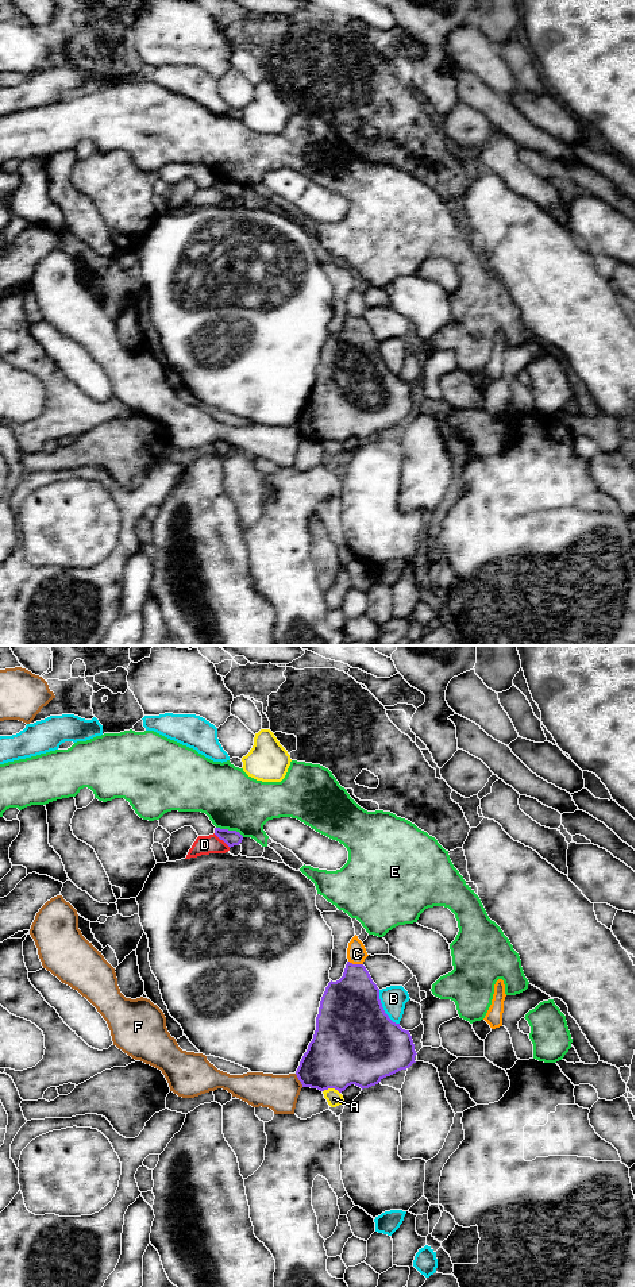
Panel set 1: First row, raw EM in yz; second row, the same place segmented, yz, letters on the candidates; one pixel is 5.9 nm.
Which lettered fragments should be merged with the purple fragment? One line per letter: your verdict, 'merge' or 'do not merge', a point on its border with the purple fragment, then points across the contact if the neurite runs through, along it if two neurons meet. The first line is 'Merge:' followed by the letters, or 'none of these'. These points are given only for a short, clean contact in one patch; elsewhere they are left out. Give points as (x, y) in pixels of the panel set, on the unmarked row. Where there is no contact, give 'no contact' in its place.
Merge: none of these
A: do not merge; contact yz (331, 439)
B: do not merge; contact yz (382, 361)
C: do not merge; contact yz (355, 316)
D: do not merge; contact yz (222, 191); border yz (214, 185), (230, 199)
E: do not merge; contact yz (230, 182); border yz (216, 178), (235, 181), (243, 188)
F: do not merge; contact yz (299, 431)

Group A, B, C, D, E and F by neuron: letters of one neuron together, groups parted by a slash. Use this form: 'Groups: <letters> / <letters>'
Groups: A / B / C / D / E / F

